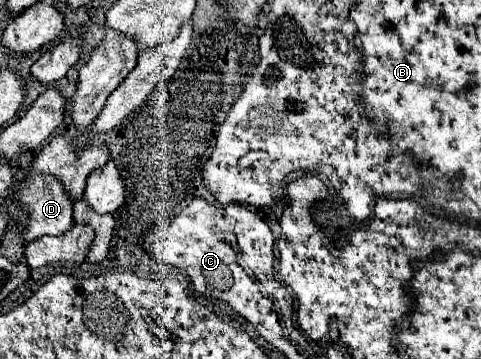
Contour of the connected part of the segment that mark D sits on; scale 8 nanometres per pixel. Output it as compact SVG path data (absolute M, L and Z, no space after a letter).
M32 173L18 187L16 193L18 193L18 199L24 205L28 205L28 213L30 213L30 223L28 223L28 227L24 231L26 241L38 239L42 235L62 235L62 233L72 229L72 225L74 225L74 217L72 217L74 199L70 197L66 187L56 177L52 177L48 173Z

